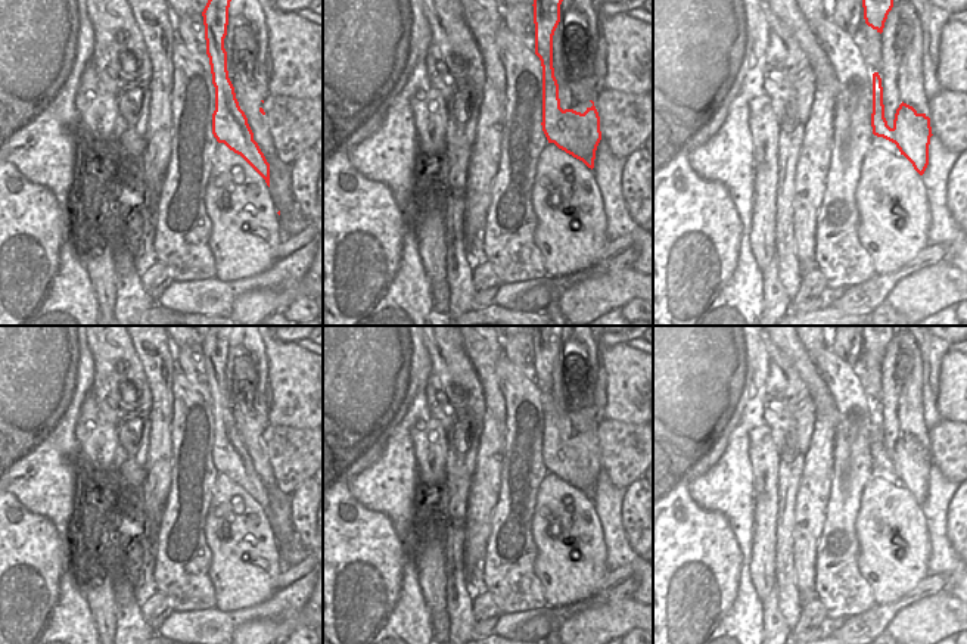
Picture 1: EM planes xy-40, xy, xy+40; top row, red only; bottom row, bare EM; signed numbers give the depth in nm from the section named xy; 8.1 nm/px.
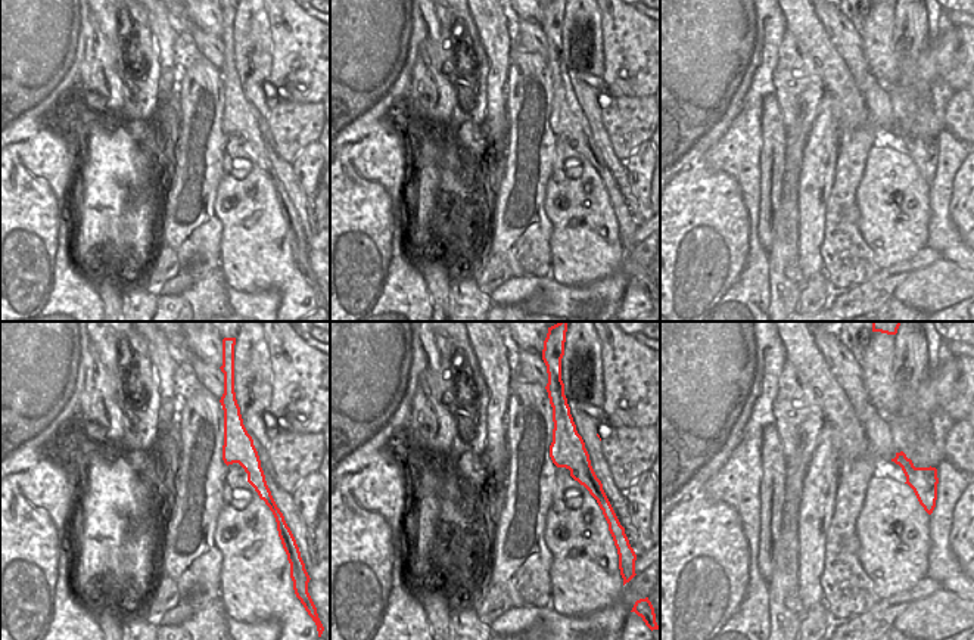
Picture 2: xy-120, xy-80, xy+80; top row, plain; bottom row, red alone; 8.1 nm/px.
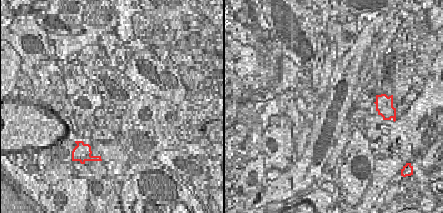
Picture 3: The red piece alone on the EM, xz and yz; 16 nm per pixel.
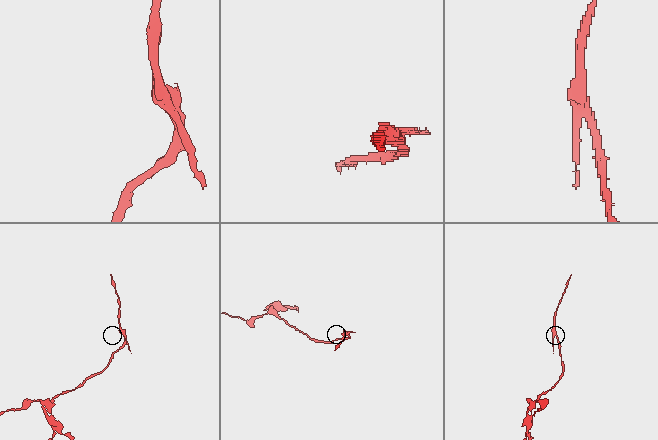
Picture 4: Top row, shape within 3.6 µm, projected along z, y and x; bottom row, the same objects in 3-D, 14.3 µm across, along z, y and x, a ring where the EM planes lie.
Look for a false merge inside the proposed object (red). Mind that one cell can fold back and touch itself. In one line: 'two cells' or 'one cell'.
two cells

